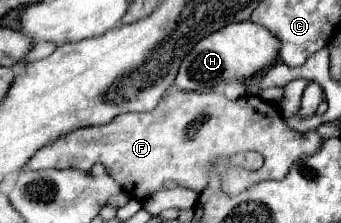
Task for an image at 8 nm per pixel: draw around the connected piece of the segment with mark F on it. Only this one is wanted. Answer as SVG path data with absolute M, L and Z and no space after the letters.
M168 88L162 94L158 106L144 114L120 114L108 126L92 126L88 130L76 130L76 134L66 134L58 138L54 144L44 146L28 162L30 170L44 170L44 168L76 168L88 172L96 162L106 166L106 172L120 184L120 188L136 200L148 200L158 190L164 188L166 182L176 182L180 188L188 190L204 190L206 186L206 168L218 156L232 156L238 152L260 152L264 156L264 168L258 170L262 180L280 180L288 172L290 164L304 154L314 154L320 148L322 138L318 132L300 134L284 124L284 116L280 114L278 106L266 102L258 96L242 96L238 100L228 100L224 94L218 92L184 92L176 88Z

